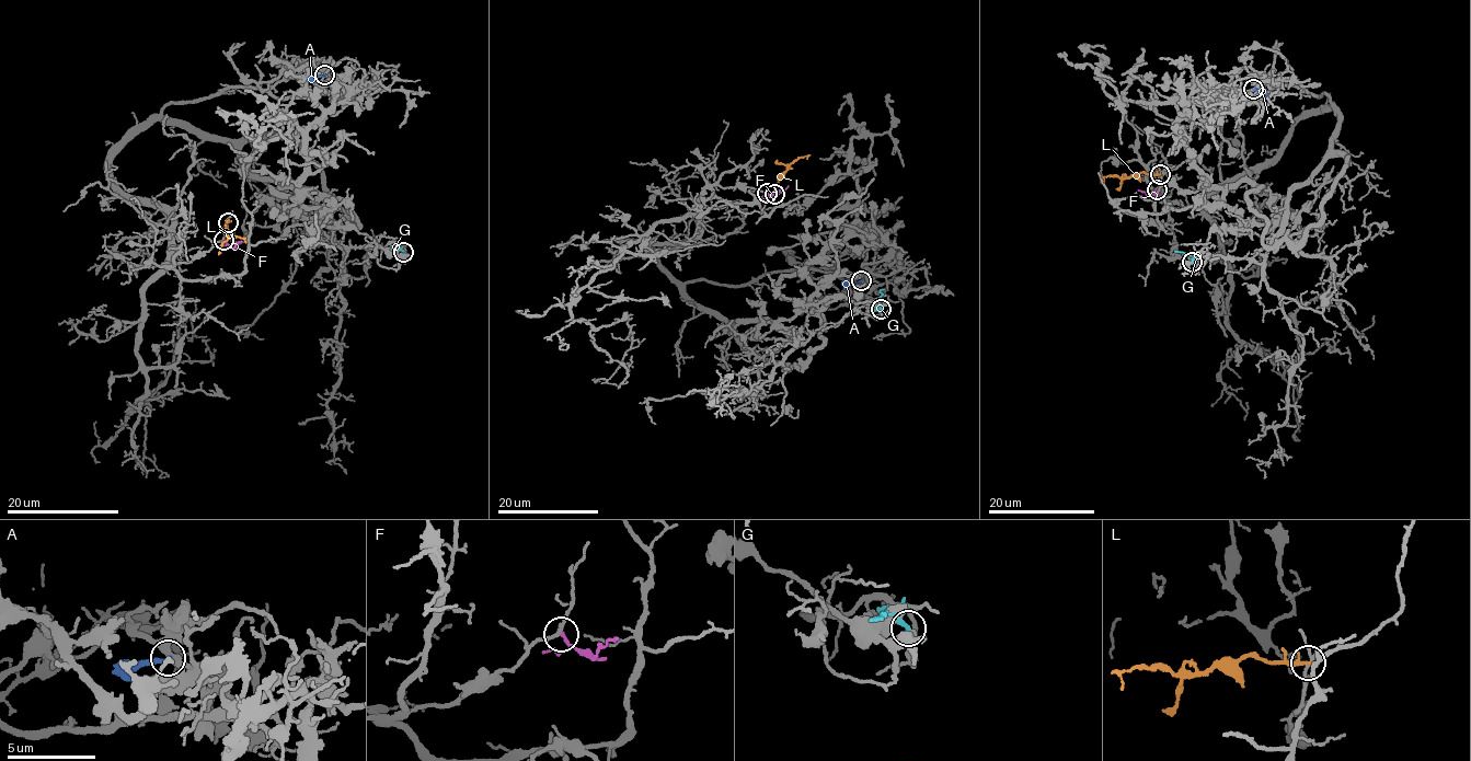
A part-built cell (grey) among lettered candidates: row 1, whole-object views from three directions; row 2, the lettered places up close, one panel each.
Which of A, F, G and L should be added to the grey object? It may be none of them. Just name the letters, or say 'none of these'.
none of these

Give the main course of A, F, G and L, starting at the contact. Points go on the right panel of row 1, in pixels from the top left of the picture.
A: (1253, 89), (1266, 96)
F: (1156, 189), (1151, 196), (1138, 189)
G: (1192, 262), (1187, 253), (1174, 251)
L: (1160, 174), (1107, 175), (1104, 177), (1104, 183)

